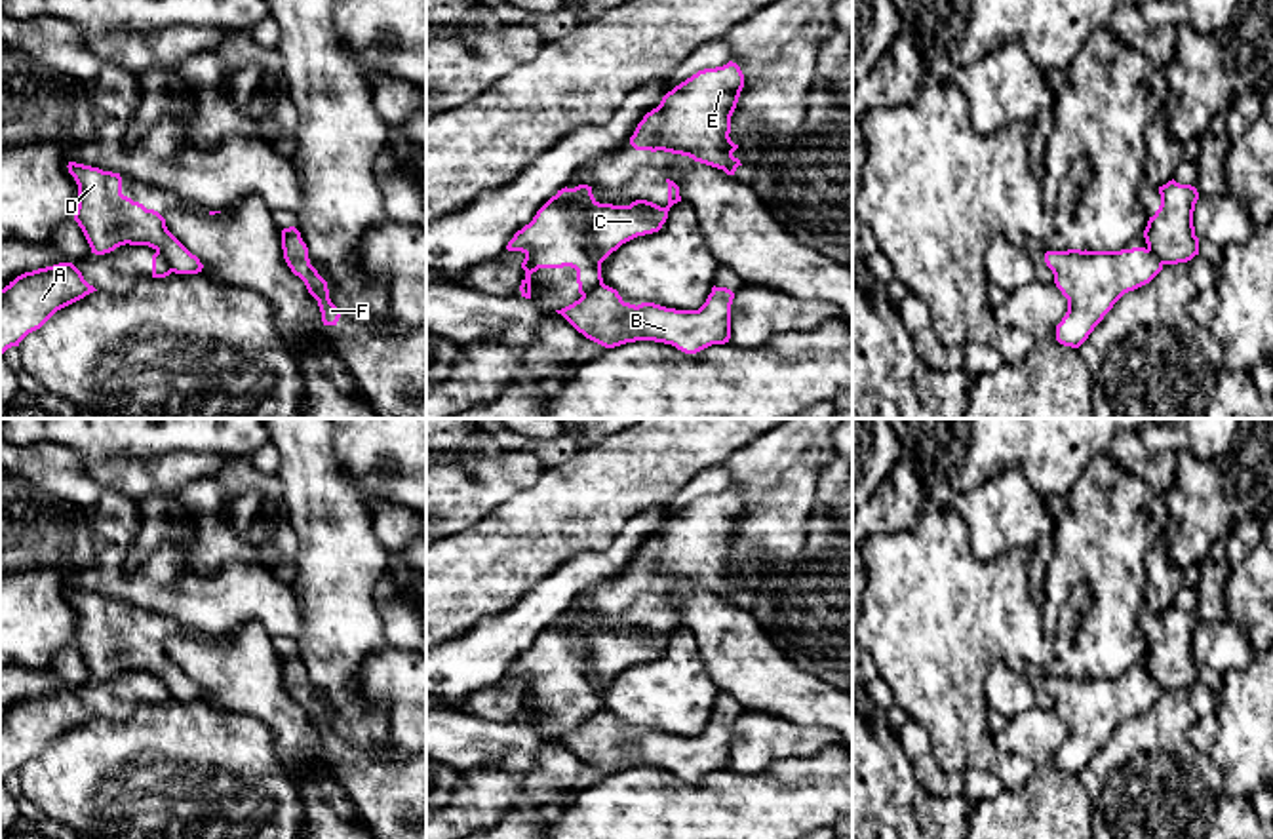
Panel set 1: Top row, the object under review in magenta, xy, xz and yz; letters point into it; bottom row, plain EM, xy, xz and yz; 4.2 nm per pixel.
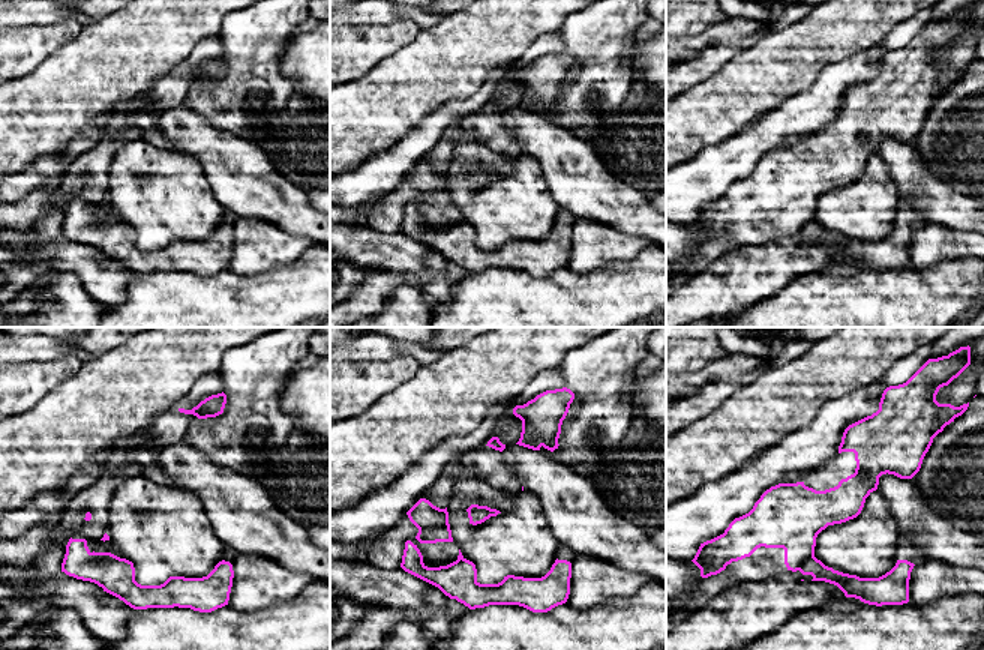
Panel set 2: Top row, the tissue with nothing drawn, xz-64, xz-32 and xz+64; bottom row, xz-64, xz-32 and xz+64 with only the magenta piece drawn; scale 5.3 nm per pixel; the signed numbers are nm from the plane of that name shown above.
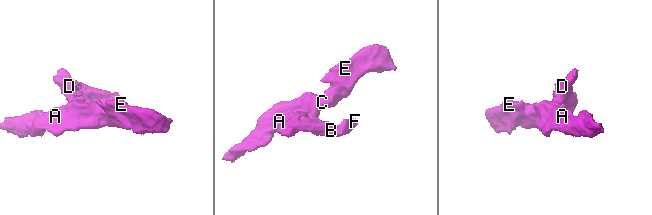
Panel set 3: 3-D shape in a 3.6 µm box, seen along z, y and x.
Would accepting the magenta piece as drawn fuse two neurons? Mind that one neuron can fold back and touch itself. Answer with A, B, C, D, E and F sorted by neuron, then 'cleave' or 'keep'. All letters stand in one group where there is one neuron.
A C E / B D F | cleave

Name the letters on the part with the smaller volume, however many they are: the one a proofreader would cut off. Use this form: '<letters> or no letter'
B, D, F

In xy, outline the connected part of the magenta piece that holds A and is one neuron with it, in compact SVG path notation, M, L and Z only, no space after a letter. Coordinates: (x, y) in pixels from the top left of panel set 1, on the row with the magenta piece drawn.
M72 263L25 272L0 289L0 356L57 310L97 291Z

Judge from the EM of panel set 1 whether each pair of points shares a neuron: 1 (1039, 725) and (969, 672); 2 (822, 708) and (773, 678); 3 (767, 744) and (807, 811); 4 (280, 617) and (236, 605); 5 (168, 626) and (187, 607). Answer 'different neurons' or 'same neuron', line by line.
1: different neurons
2: same neuron
3: different neurons
4: same neuron
5: different neurons

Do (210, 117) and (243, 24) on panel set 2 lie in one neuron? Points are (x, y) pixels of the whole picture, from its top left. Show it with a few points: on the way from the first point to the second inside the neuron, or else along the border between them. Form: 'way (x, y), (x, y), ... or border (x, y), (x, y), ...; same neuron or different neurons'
way (236, 101), (243, 93), (243, 50); same neuron

